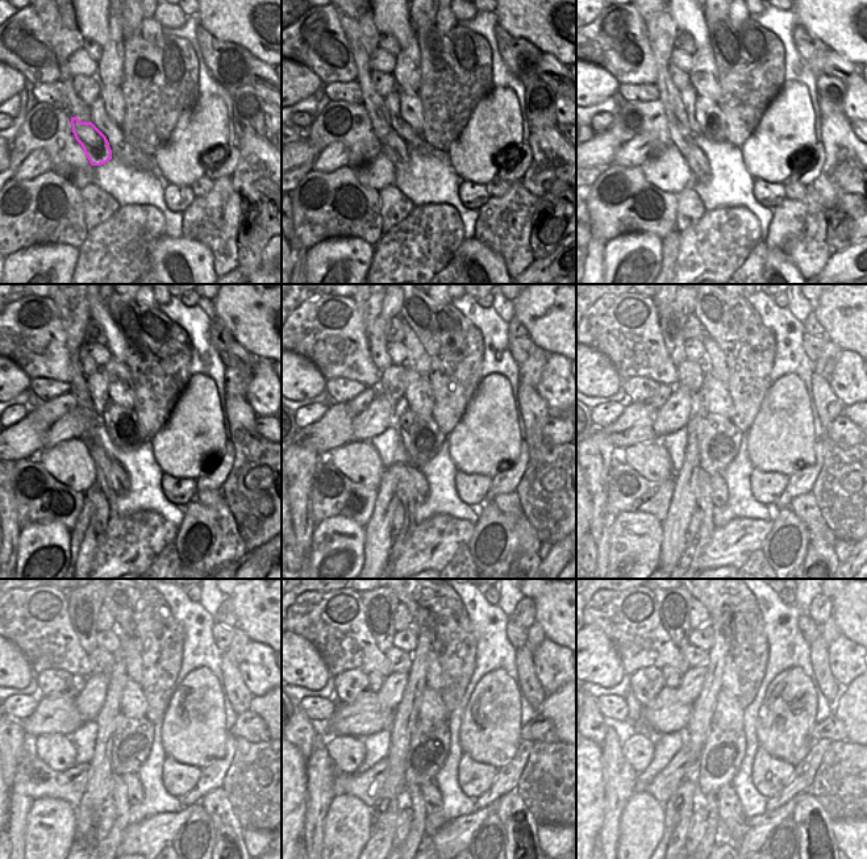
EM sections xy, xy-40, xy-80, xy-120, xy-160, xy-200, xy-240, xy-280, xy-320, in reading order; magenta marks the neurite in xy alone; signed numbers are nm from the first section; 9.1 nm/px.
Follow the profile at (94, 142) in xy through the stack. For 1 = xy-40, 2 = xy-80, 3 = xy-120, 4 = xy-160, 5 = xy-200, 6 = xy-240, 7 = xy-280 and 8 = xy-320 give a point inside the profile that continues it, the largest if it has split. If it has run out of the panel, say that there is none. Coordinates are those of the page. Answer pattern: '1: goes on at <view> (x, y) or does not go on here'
1: goes on at xy-40 (395, 147)
2: goes on at xy-80 (697, 162)
3: goes on at xy-120 (113, 470)
4: goes on at xy-160 (405, 471)
5: goes on at xy-200 (720, 488)
6: goes on at xy-240 (136, 793)
7: goes on at xy-280 (433, 800)
8: goes on at xy-320 (732, 814)

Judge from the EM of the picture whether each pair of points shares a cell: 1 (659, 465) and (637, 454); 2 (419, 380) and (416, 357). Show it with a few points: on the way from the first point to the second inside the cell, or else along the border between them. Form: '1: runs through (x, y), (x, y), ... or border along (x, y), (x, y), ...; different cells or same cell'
1: runs through (654, 463), (650, 459), (642, 458); same cell
2: border along (408, 362), (428, 379); different cells

